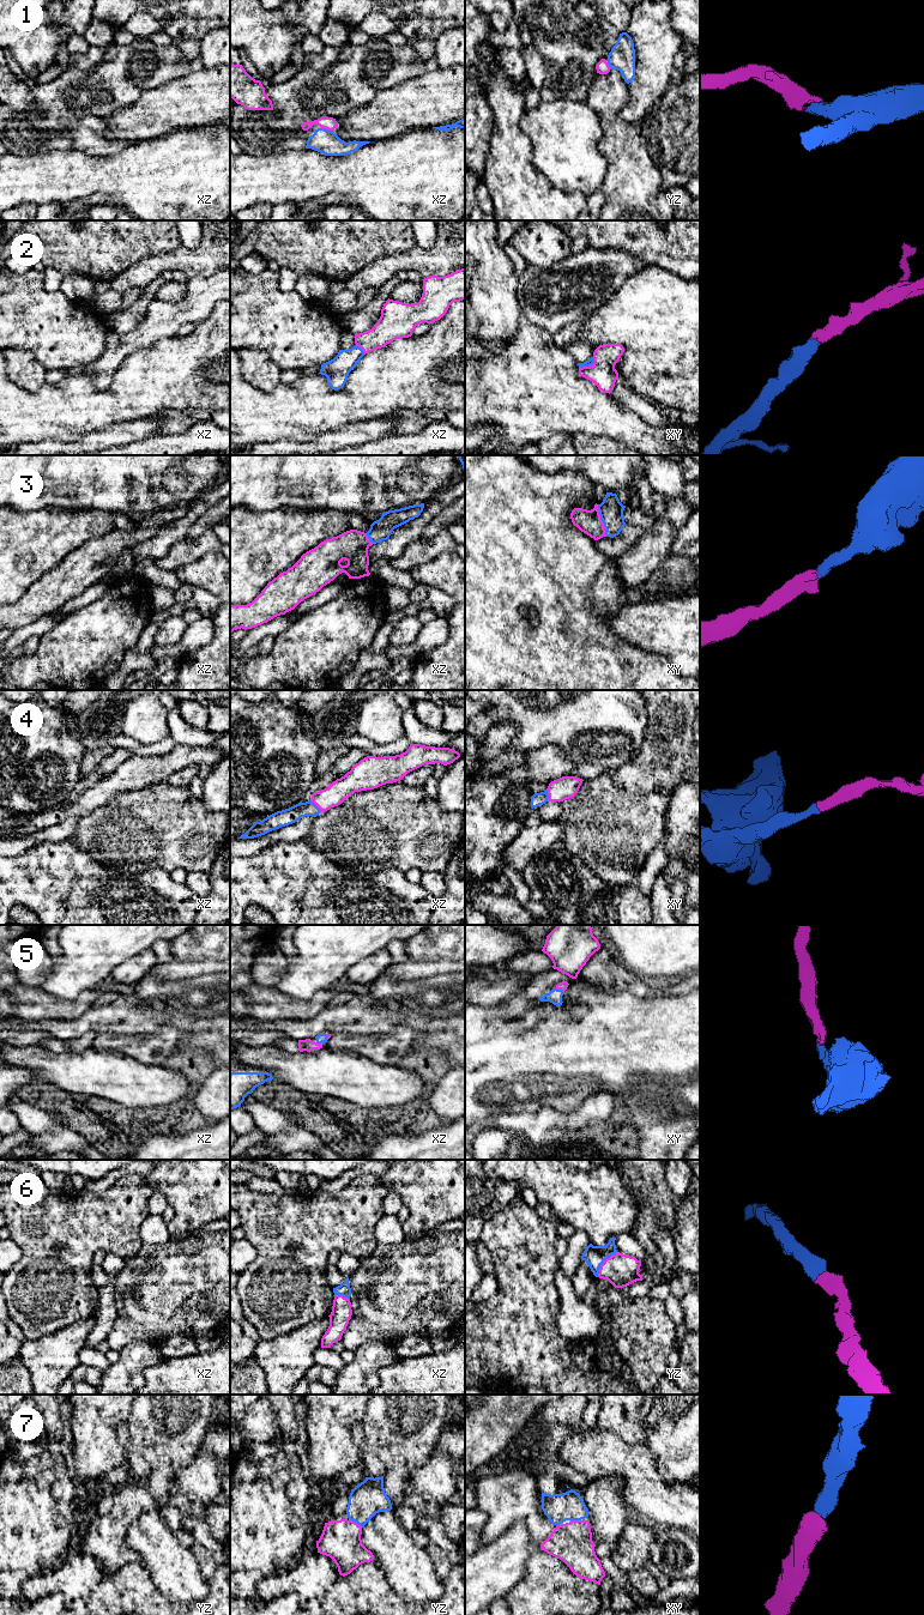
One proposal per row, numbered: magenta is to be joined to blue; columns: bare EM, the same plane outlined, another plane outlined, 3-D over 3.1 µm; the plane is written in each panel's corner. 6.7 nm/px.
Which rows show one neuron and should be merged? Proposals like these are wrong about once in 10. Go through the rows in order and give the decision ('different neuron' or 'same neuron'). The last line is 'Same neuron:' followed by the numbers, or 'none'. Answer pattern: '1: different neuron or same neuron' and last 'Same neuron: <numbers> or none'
1: same neuron
2: same neuron
3: same neuron
4: same neuron
5: same neuron
6: same neuron
7: same neuron
Same neuron: 1, 2, 3, 4, 5, 6, 7

